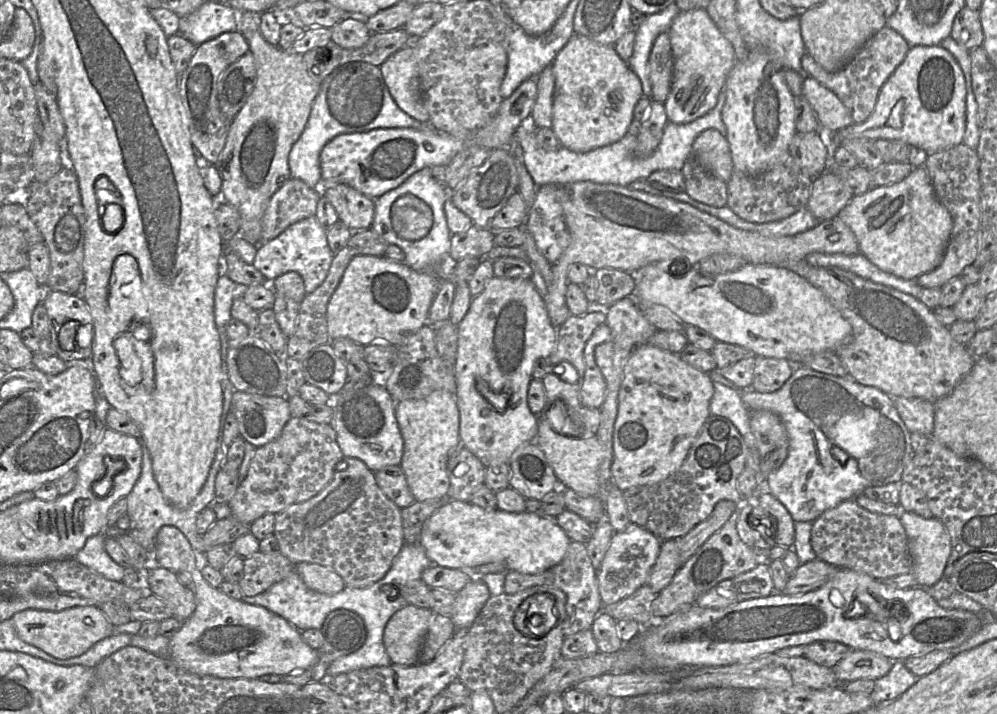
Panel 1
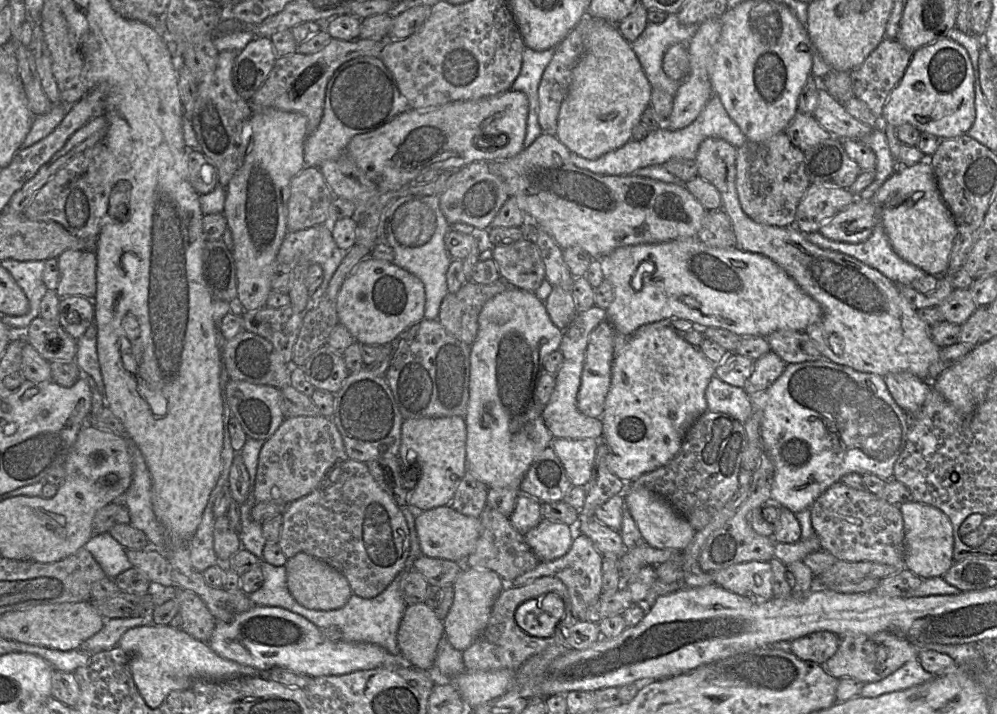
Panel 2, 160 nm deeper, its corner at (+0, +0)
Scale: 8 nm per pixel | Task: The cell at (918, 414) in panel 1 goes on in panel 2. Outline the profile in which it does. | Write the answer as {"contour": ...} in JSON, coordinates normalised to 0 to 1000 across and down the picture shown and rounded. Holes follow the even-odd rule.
{"contour":[[[896,522],[886,528],[889,541],[910,581],[919,581],[926,570],[933,548],[933,535],[913,522]]]}

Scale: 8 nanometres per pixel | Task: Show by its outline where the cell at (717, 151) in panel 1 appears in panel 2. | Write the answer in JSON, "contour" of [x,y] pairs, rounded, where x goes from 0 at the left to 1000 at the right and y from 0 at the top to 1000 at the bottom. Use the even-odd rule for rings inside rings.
{"contour":[[[711,192],[703,199],[696,223],[700,246],[716,259],[723,273],[723,291],[735,318],[738,345],[746,352],[764,356],[781,371],[824,431],[823,445],[806,465],[817,479],[824,500],[839,510],[867,522],[888,528],[896,522],[913,522],[933,534],[932,517],[942,501],[943,486],[934,473],[934,457],[922,444],[918,433],[902,409],[899,398],[880,378],[843,353],[824,349],[809,336],[797,317],[779,318],[762,314],[744,294],[738,266],[739,207],[729,197]]]}

